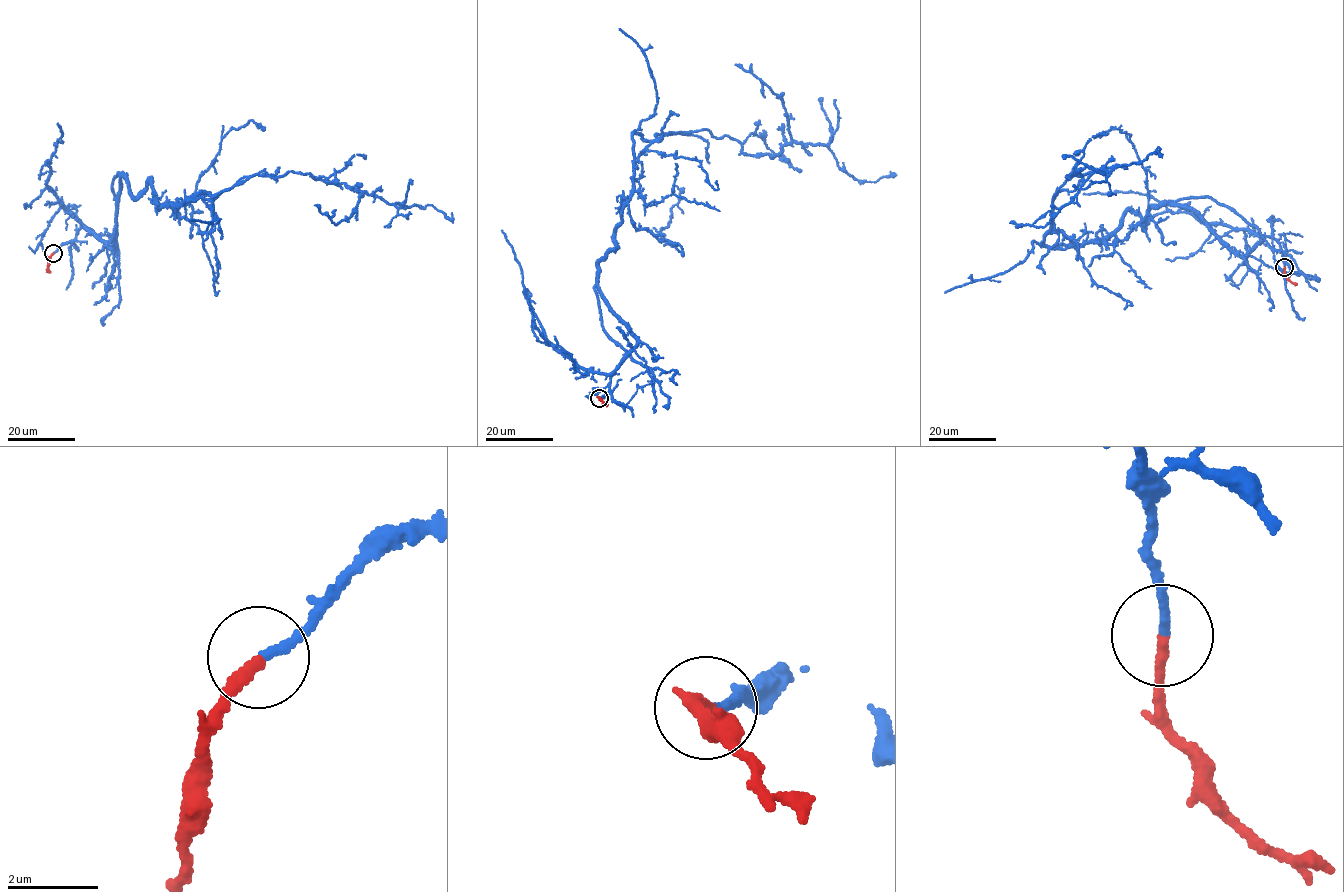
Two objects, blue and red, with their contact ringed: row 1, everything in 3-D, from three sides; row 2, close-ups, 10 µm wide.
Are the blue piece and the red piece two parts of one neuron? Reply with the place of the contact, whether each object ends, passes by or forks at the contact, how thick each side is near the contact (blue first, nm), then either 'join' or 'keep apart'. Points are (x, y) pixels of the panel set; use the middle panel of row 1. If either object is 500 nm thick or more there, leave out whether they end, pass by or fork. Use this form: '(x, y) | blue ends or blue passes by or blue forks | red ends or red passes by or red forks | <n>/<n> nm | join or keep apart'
(599, 398) | blue ends | red ends | 190/240 nm | join

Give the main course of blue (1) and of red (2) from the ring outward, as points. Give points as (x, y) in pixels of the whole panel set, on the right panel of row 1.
1: (1284, 267), (1272, 237), (1239, 255), (1165, 204), (1106, 239), (1055, 232), (1069, 177), (1155, 150)
2: (1284, 267), (1285, 274), (1296, 284)

